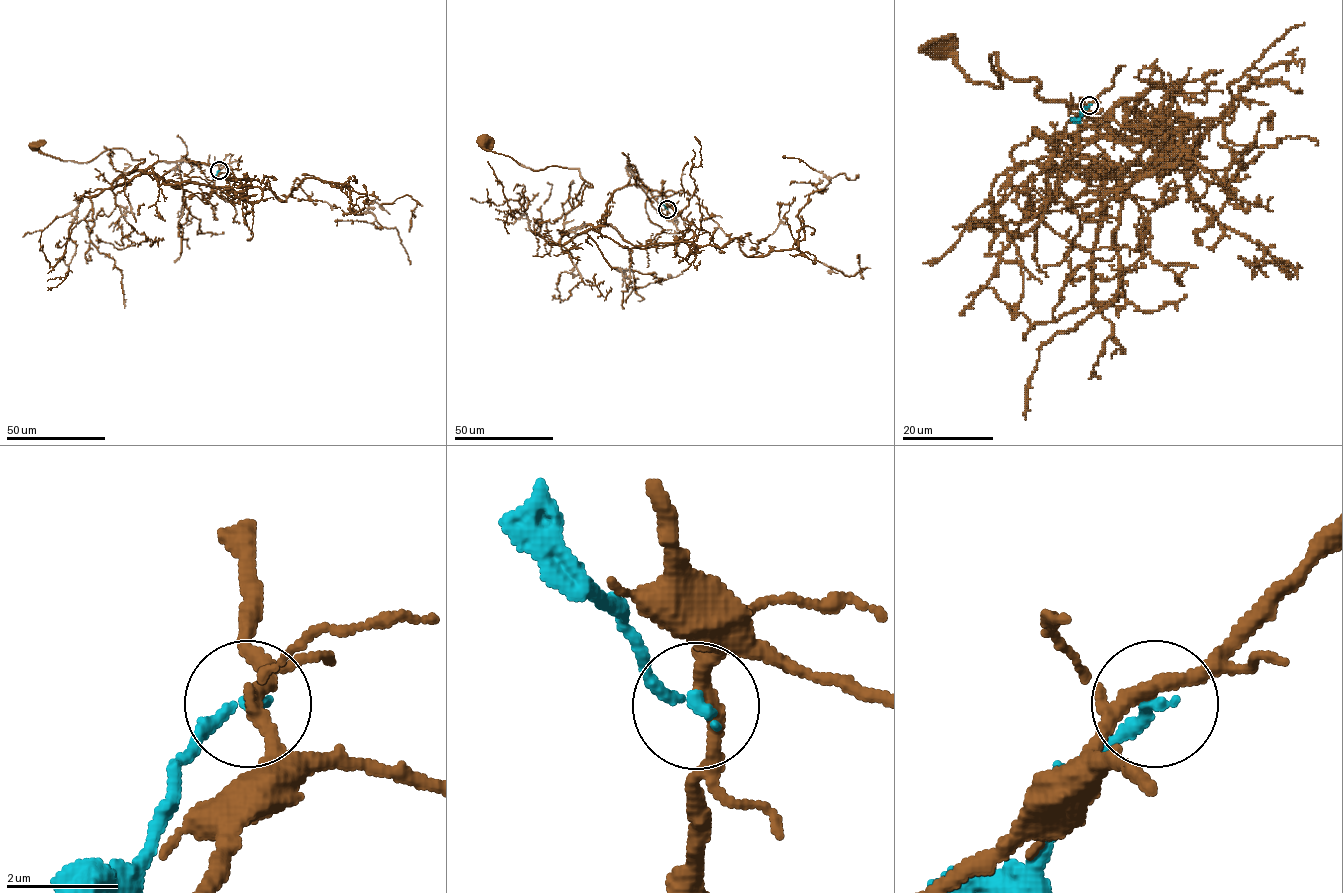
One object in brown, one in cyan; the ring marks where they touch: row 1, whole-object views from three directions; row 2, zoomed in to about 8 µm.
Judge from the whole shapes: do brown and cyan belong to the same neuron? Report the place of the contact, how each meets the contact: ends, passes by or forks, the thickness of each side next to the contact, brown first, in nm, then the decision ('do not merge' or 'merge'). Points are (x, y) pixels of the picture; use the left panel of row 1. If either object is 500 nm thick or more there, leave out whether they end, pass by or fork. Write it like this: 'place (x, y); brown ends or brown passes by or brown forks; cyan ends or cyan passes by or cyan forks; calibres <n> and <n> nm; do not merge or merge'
place (219, 170); brown forks; cyan ends; calibres 240 and 220 nm; do not merge

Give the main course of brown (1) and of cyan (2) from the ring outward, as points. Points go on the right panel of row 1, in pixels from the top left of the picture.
1: (1088, 105), (1035, 132), (1090, 139), (1138, 98), (1171, 143), (1042, 99), (995, 54), (1000, 86), (936, 49)
2: (1089, 105), (1077, 118), (1071, 120)

